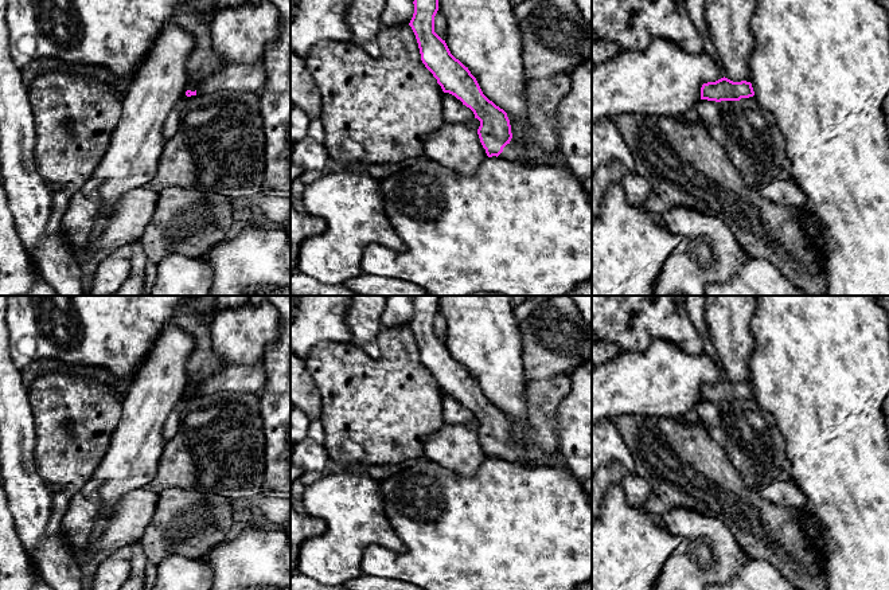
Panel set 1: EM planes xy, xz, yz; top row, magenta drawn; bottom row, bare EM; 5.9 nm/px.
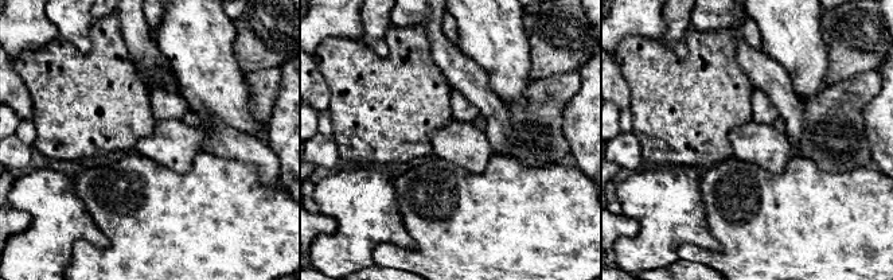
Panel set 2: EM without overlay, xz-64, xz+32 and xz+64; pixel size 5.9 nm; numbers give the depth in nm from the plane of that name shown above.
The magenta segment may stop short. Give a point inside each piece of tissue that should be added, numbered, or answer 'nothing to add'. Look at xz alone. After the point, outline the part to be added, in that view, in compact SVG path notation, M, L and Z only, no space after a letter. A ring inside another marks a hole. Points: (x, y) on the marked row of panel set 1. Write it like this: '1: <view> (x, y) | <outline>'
1: xz (517, 153) | M507 144L503 148L503 152L498 157L514 163L520 163L526 160L529 164L535 164L535 165L564 165L565 167L564 157L559 155L559 152L558 153L546 153L546 152L530 153L522 145Z

